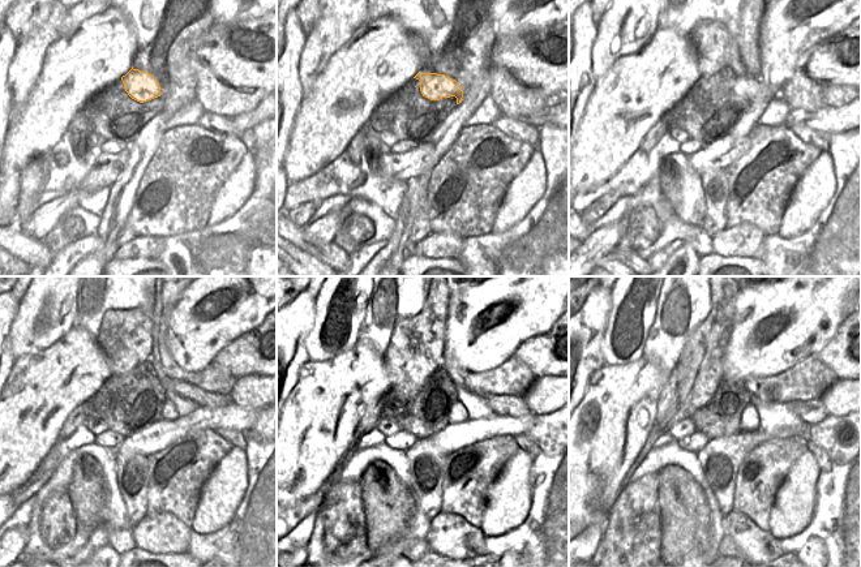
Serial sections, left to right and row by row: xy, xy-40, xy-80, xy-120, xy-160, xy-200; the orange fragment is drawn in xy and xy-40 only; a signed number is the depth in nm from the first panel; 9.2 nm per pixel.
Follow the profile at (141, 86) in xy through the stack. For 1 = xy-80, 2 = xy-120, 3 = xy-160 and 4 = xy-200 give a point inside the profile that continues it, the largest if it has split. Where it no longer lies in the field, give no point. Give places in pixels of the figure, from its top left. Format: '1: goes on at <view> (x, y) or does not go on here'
1: goes on at xy-80 (745, 85)
2: goes on at xy-120 (201, 398)
3: goes on at xy-160 (501, 404)
4: goes on at xy-200 (812, 412)

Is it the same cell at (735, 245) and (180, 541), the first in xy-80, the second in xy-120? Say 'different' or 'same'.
same

